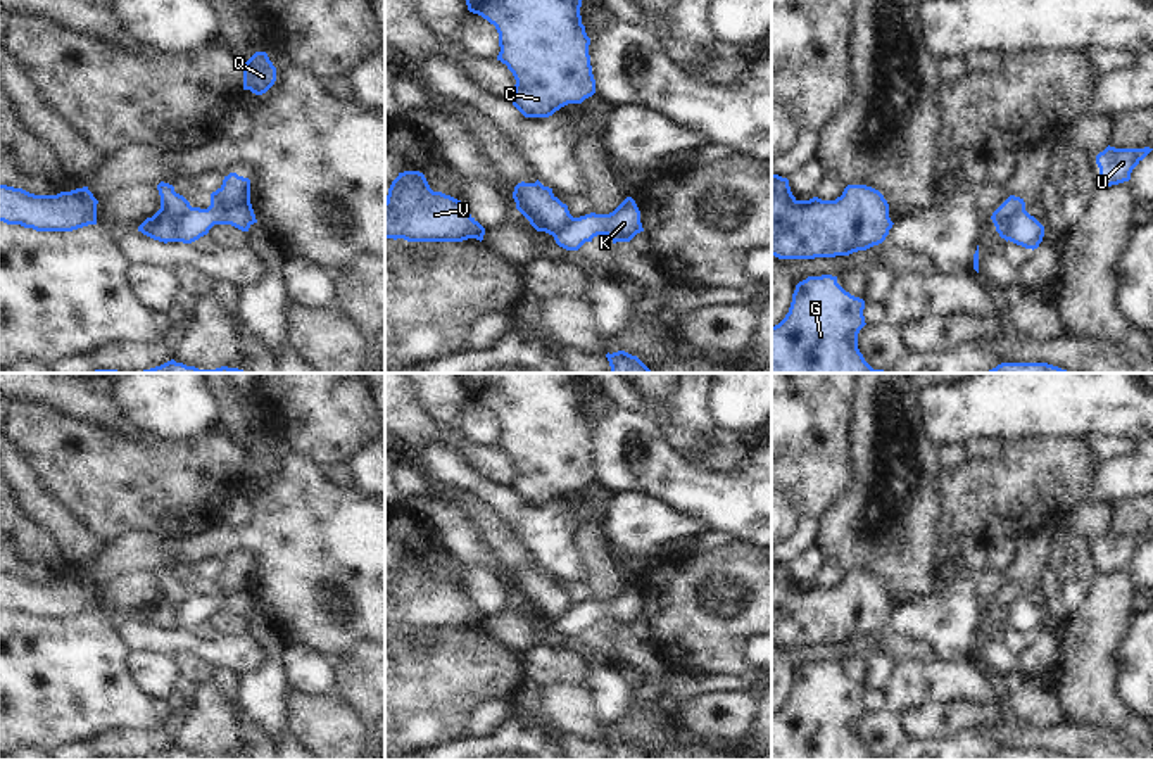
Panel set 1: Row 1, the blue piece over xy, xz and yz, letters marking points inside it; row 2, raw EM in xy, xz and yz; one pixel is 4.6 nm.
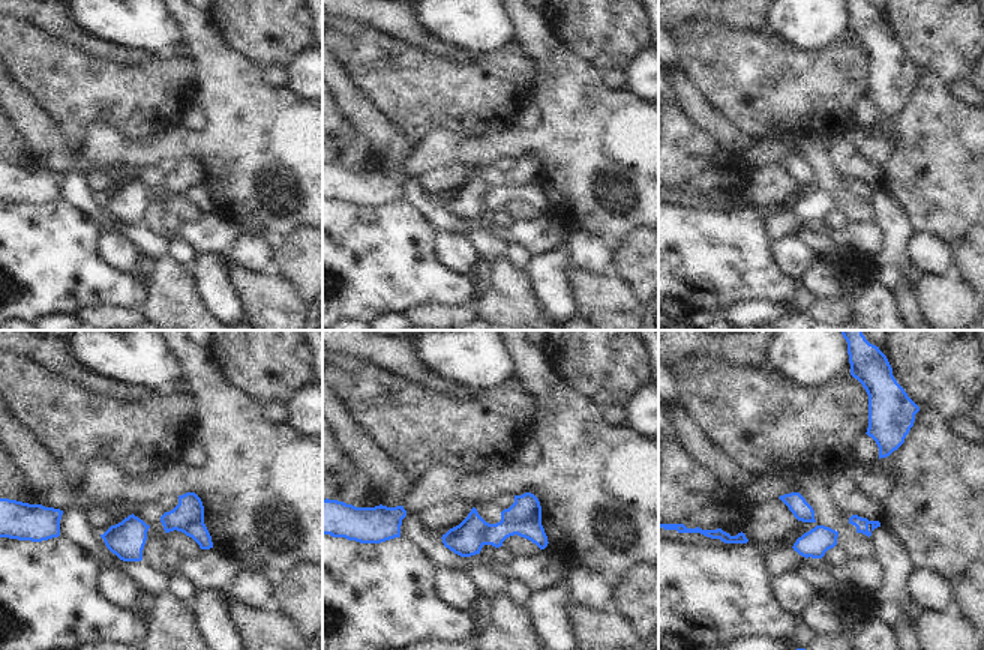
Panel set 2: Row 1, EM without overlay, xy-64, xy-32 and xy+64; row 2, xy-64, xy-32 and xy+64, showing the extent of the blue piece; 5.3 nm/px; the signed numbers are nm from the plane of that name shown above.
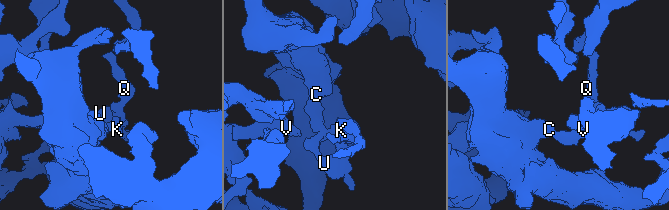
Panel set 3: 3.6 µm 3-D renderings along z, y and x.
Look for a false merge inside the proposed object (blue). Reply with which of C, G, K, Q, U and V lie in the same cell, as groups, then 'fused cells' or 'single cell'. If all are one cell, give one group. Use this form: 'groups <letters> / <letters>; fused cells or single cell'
groups C G Q U V / K; fused cells

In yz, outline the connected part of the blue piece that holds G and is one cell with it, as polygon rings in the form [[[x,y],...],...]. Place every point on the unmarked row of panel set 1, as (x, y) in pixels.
[[[808,663],[796,672],[785,705],[772,713],[772,760],[884,760],[873,757],[858,736],[858,720],[866,712],[865,687],[846,679],[837,663]]]

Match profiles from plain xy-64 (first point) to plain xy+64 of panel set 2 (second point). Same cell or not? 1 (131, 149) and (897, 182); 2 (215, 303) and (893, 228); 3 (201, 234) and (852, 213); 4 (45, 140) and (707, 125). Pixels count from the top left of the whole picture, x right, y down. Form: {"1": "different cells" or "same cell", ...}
{"1": "same cell", "2": "same cell", "3": "different cells", "4": "same cell"}

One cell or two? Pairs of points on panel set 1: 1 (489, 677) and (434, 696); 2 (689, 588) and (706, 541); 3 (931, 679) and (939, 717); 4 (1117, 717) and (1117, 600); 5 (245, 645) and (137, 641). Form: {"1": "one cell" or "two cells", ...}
{"1": "one cell", "2": "two cells", "3": "two cells", "4": "one cell", "5": "one cell"}

